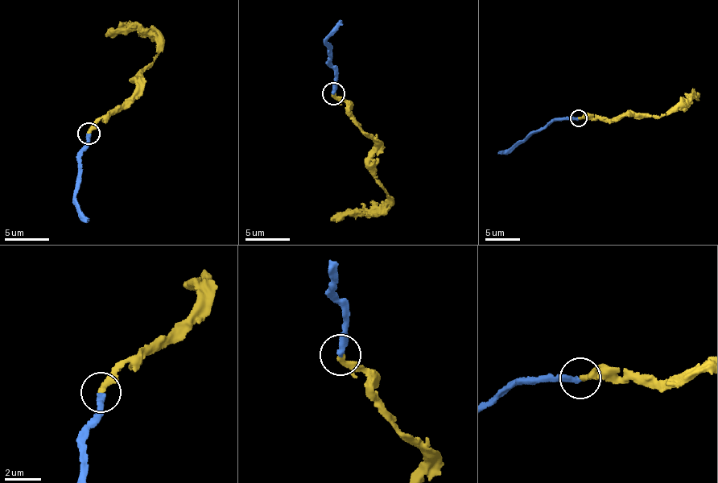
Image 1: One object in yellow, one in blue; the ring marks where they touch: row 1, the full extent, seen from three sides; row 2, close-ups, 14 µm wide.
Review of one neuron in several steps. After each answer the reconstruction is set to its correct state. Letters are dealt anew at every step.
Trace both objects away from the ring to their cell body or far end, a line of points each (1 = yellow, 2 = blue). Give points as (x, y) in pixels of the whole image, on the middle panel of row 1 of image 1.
1: (332, 94), (345, 101), (359, 129), (373, 140), (377, 183), (388, 200), (362, 212), (343, 211), (330, 220)
2: (332, 94), (334, 65), (326, 41), (341, 21)

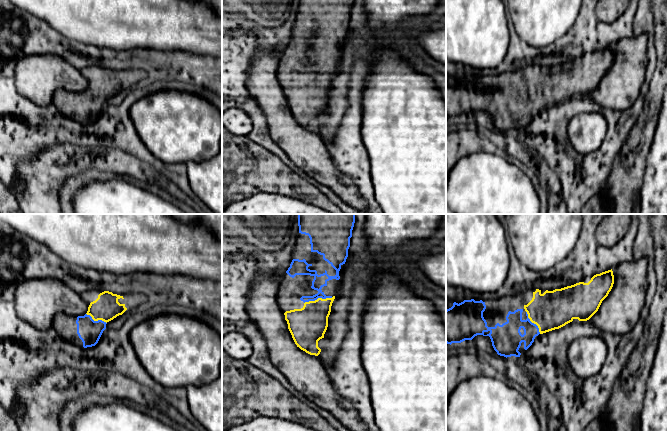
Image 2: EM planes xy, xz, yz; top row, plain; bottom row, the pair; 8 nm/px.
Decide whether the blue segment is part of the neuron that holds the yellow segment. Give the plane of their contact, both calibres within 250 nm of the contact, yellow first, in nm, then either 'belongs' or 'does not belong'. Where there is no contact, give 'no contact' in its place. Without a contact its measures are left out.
xz | 300/110 nm | belongs

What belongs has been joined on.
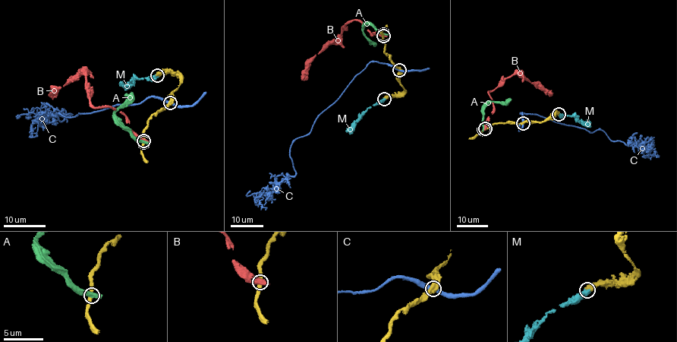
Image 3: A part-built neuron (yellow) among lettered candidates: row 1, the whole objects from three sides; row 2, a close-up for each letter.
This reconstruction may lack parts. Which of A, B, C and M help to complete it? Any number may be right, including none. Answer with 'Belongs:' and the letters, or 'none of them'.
Belongs: M

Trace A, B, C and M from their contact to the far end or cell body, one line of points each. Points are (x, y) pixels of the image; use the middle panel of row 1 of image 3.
A: (383, 34), (369, 24), (363, 27), (365, 37), (375, 45)
B: (383, 36), (371, 33), (360, 21), (352, 19), (342, 34), (315, 55), (301, 80)
C: (399, 70), (371, 61), (308, 134), (294, 141), (289, 155), (294, 175), (272, 192), (249, 195), (250, 191)
M: (384, 99), (366, 111), (354, 123), (354, 129), (349, 134)

